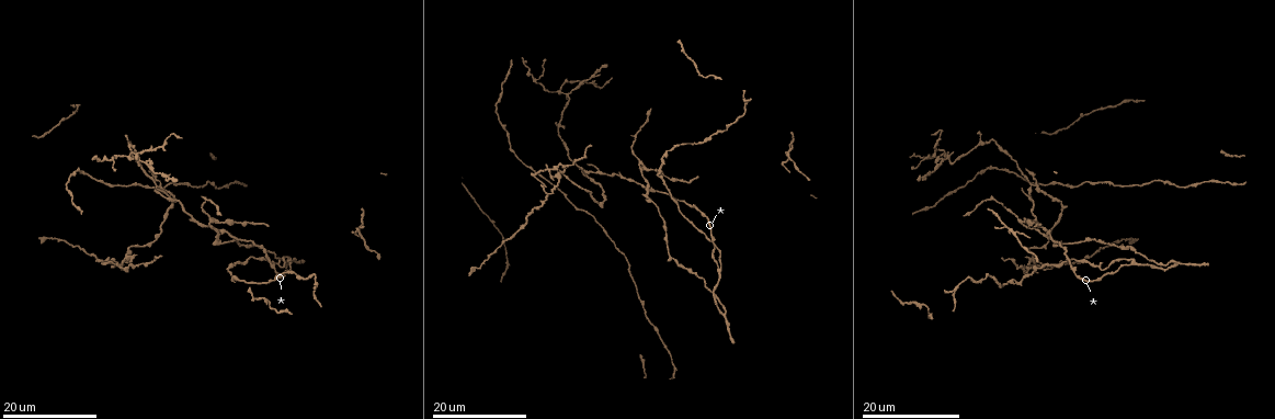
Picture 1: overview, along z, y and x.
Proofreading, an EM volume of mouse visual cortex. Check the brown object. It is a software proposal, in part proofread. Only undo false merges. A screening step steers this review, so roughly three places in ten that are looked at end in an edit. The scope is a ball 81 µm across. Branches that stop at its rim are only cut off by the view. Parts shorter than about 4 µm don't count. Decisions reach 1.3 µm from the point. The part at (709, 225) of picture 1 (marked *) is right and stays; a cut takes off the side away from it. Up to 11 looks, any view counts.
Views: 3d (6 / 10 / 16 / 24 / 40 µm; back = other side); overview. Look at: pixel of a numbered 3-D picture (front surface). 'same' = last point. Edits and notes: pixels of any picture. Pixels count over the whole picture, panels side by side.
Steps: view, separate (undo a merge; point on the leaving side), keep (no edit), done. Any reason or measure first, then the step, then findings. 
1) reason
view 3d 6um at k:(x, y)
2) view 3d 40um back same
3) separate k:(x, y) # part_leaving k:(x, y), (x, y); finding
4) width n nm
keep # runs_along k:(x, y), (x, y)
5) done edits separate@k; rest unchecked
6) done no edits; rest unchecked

sudden change in width
view 3d 24um at 1:(157, 149)

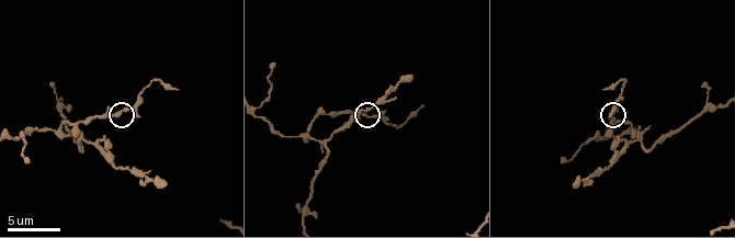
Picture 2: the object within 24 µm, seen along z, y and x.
view 3d 6um at 2:(369, 114)

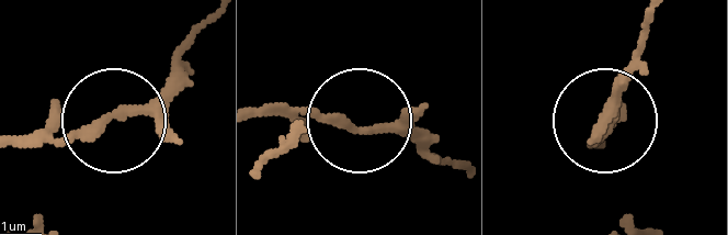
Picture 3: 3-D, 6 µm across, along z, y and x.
width 220 nm
keep # one neuron here

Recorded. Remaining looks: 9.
view 3d 16um at 2:(634, 129)

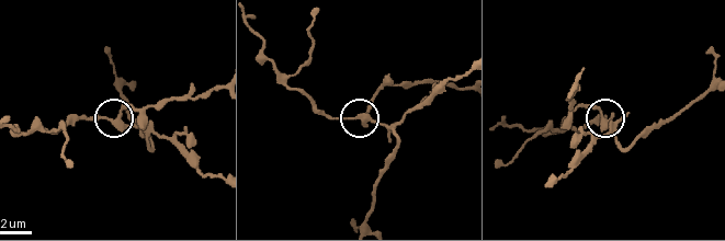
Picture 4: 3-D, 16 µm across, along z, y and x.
side_arm 13 um
keep # runs_along 4:(365, 219), (396, 137), (370, 121), (316, 113); all the same neuron

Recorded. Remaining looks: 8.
view 3d 24um at 1:(533, 79)

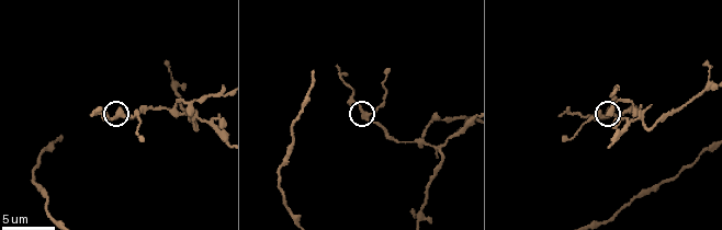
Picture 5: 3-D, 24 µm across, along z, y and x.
view 3d 10um at 5:(367, 114)

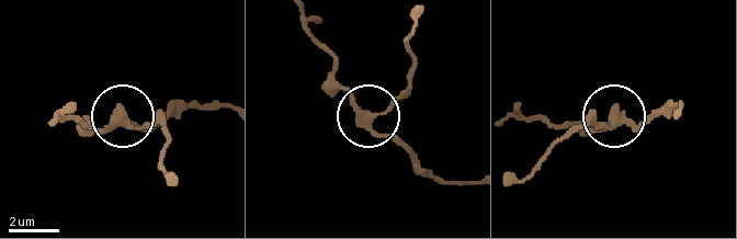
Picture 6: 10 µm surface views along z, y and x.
view 3d 6um at 6:(612, 122)

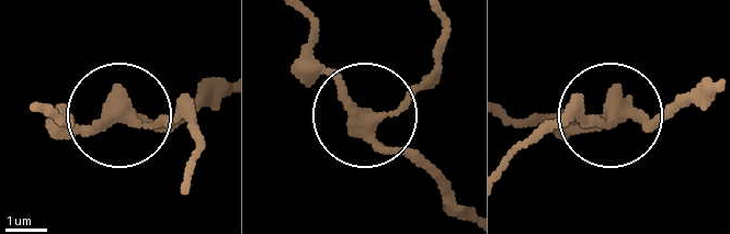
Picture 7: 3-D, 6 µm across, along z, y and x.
side_arm 6 um
keep # one neuron here

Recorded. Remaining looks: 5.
view 3d 24um at 1:(591, 216)

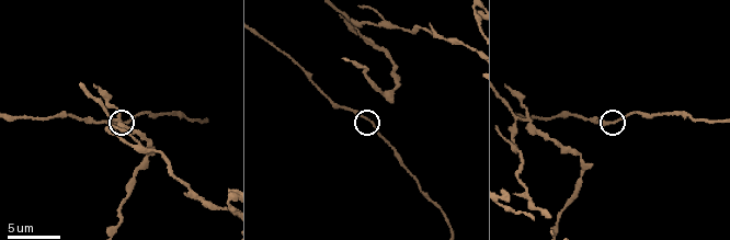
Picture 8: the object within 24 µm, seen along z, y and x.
view 3d 6um at 8:(126, 121)

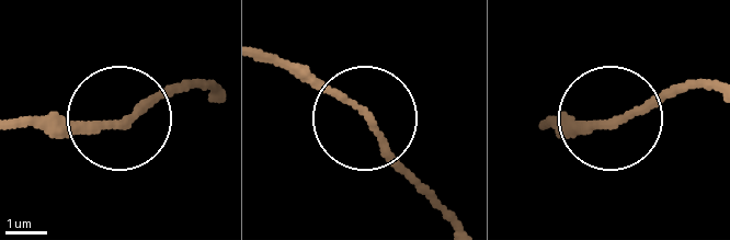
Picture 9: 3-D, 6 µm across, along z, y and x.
keep # all the same neuron

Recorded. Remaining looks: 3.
arms part here
view 3d 24um at 1:(211, 219)

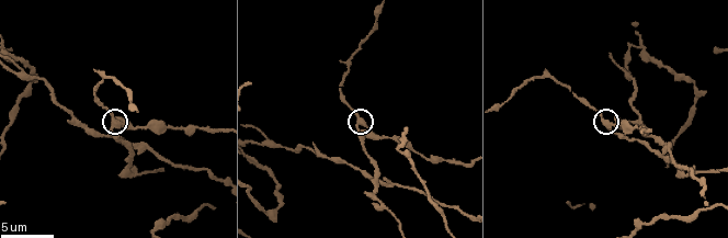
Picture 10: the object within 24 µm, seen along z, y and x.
zoom in
view 3d 10um at 10:(364, 123)

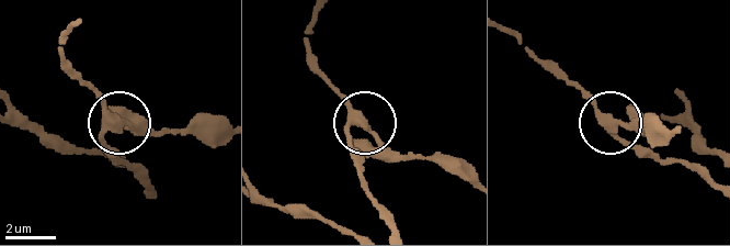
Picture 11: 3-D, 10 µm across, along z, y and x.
separate 11:(144, 123) # part_leaving 11:(358, 127), (394, 151), (451, 159), (469, 172); a second neuron is stuck on

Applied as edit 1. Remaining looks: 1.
done edits separate@11; rest unchecked

